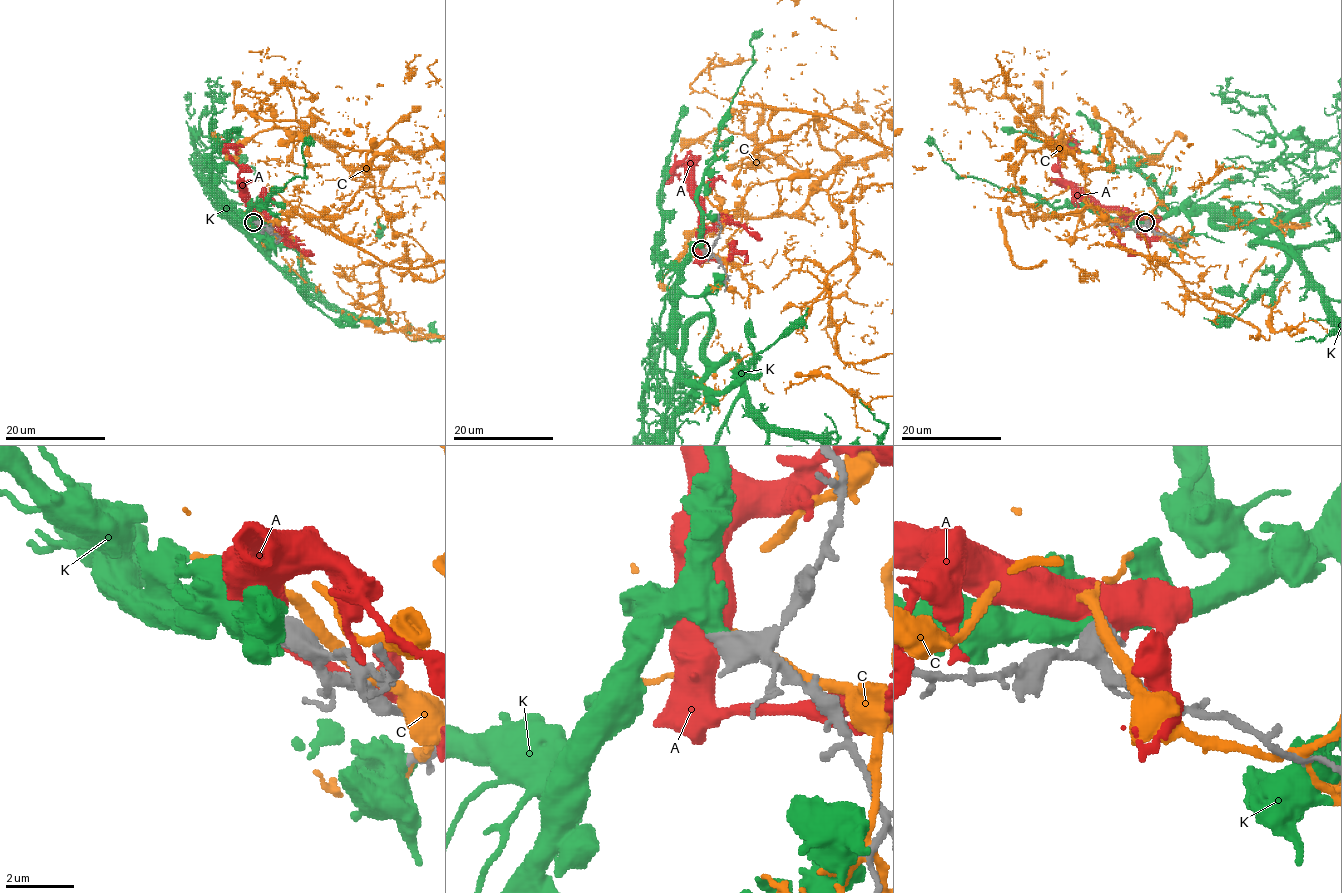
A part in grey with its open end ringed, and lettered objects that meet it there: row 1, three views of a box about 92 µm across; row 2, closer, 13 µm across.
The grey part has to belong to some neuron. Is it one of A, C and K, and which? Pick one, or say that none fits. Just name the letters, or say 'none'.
none

